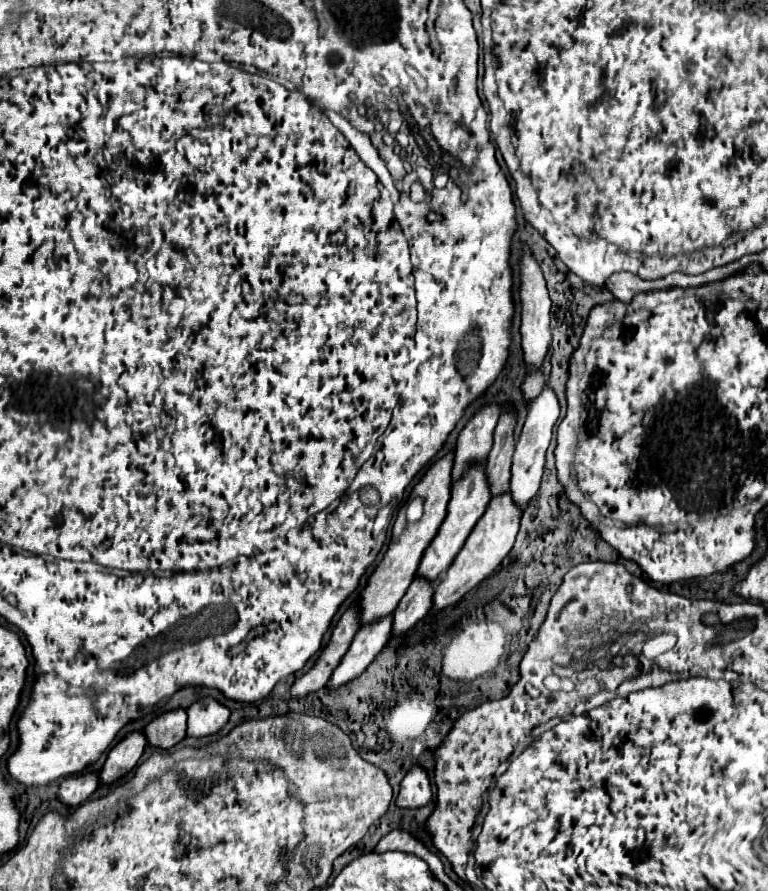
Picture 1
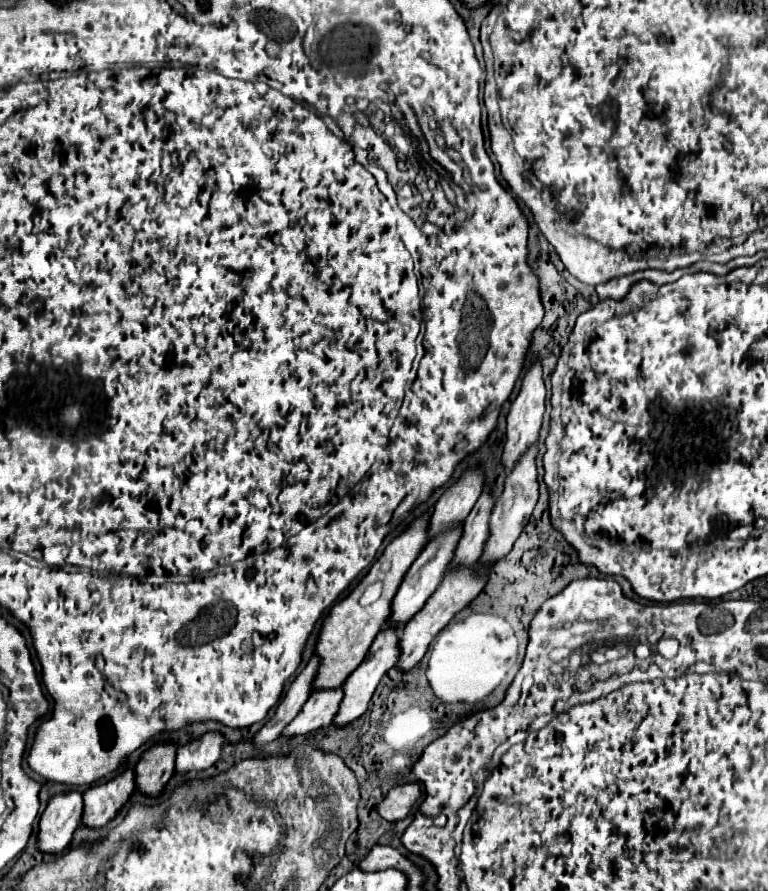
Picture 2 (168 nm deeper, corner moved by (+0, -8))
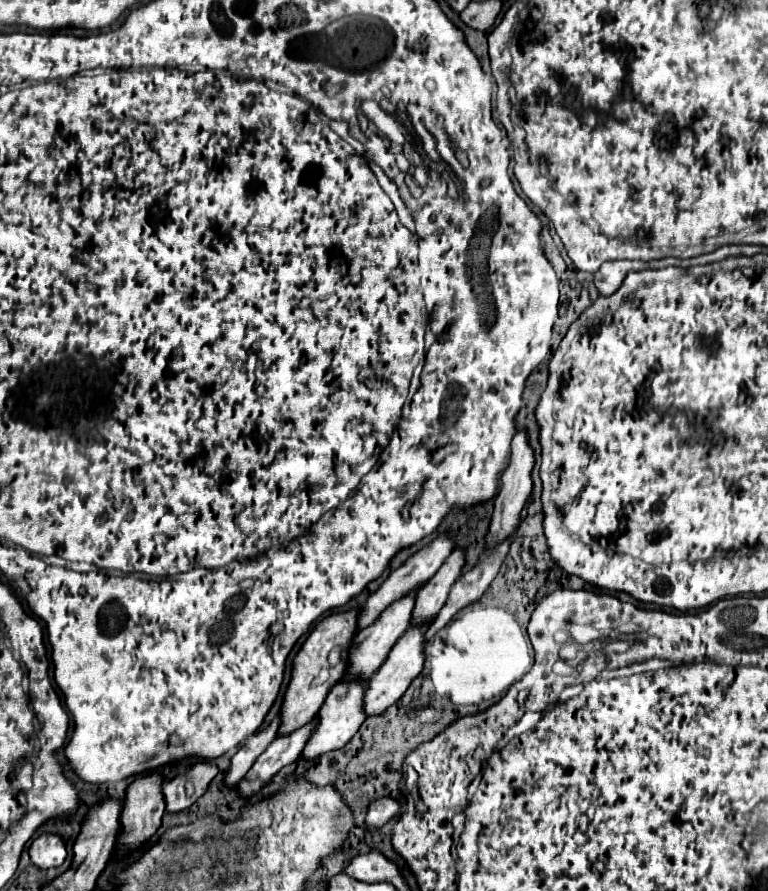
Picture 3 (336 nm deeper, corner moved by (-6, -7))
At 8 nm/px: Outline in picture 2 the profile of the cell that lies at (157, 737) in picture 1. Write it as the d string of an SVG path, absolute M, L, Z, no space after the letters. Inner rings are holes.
M160 742L142 754L134 772L136 784L144 794L160 794L164 784L172 778L176 770L176 748L174 742Z

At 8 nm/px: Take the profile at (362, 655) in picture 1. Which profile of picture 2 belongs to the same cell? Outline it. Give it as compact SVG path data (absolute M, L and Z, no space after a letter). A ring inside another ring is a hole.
M342 686L314 690L308 702L304 704L304 708L300 710L300 716L296 716L296 720L292 720L292 724L288 724L288 728L284 728L282 734L300 736L300 734L314 732L322 726L328 726L334 720L342 698L344 698Z

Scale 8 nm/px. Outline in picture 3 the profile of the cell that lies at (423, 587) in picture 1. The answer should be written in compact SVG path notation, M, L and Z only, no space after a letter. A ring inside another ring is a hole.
M338 683L338 685L334 685L334 689L330 689L330 695L326 697L326 701L322 703L322 707L318 711L318 725L312 731L312 735L306 741L306 747L302 751L302 757L306 761L314 761L322 753L342 749L356 735L356 731L360 729L360 725L366 719L366 715L362 713L362 707L360 707L364 691L366 691L364 683Z

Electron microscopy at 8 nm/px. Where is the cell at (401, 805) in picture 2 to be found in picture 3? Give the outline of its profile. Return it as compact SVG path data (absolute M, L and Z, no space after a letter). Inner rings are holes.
M382 797L382 799L372 801L372 803L368 805L368 813L366 813L366 819L364 819L366 829L384 825L398 809L400 809L400 801L390 799L390 797Z

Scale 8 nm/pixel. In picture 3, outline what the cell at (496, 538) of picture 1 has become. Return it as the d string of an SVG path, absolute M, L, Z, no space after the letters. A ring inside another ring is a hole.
M422 627L422 631L408 629L402 635L402 639L398 639L398 643L392 647L386 663L382 663L382 667L378 669L378 675L374 675L374 679L370 679L370 683L364 691L362 711L366 713L366 717L382 715L390 705L394 705L406 693L412 679L422 671L422 667L424 667L424 633L426 633L426 627Z

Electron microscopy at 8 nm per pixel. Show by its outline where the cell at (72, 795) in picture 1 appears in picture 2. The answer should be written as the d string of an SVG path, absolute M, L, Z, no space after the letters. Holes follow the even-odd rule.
M66 792L58 794L48 800L48 806L40 818L40 834L38 834L38 848L42 852L62 852L76 826L82 820L84 804L80 792Z

